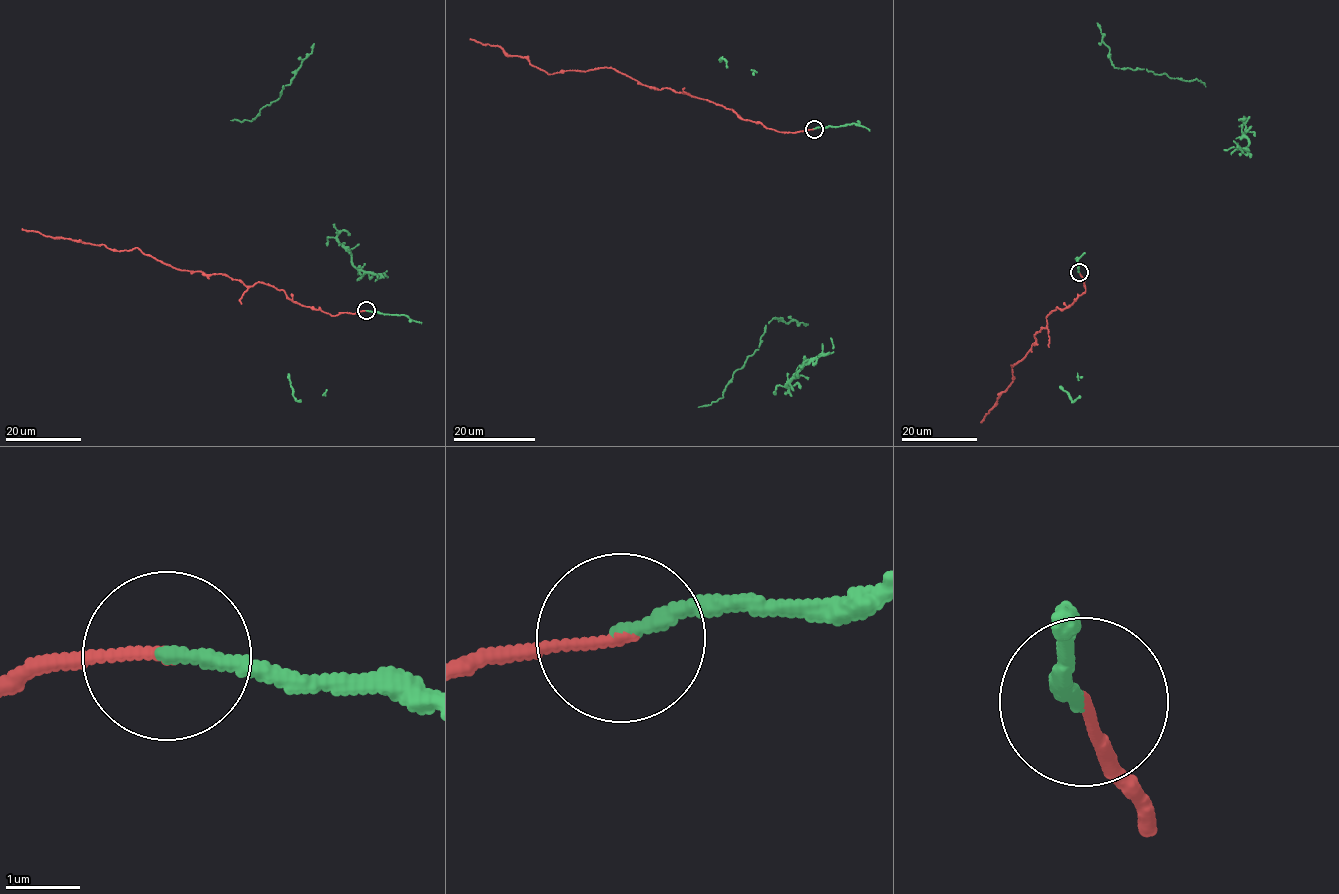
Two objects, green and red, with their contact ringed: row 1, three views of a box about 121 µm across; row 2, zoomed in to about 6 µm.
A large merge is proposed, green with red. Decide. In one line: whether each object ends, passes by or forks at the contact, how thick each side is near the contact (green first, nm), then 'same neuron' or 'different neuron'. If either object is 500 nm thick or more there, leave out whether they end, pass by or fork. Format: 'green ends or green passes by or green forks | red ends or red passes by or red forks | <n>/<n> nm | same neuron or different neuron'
green ends | red ends | 190/120 nm | same neuron

